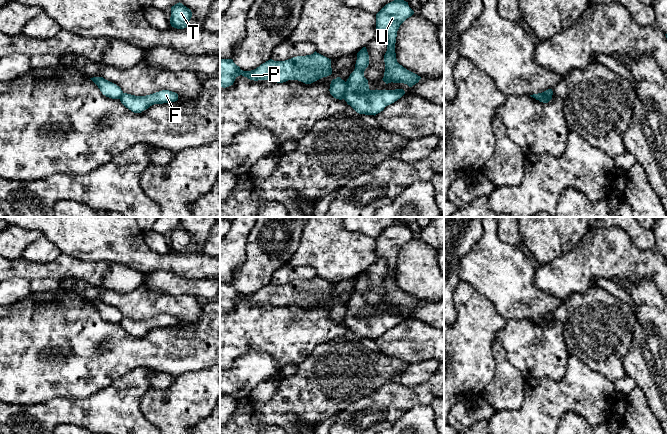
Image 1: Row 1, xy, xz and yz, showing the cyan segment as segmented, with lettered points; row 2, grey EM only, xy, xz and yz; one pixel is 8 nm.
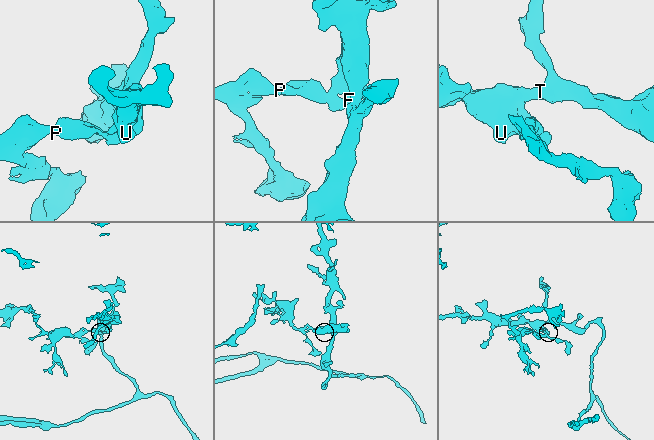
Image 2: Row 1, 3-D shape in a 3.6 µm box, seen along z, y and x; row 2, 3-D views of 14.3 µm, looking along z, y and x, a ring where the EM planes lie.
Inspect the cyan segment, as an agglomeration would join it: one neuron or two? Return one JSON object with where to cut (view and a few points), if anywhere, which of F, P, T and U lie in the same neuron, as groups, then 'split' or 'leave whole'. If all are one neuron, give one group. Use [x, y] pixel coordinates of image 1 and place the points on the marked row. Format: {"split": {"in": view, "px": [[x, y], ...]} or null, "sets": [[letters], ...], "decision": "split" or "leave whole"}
{"split": {"in": "xz", "px": [[346, 82], [343, 98]]}, "sets": [["F", "T", "U"], ["P"]], "decision": "split"}

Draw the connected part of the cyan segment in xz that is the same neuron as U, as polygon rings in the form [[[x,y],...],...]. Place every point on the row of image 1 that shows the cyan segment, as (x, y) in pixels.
[[[394,0],[386,4],[376,14],[376,31],[386,37],[387,51],[384,55],[385,72],[383,81],[388,83],[404,83],[412,87],[421,79],[417,74],[407,70],[397,62],[395,43],[400,25],[414,14],[408,2]]]

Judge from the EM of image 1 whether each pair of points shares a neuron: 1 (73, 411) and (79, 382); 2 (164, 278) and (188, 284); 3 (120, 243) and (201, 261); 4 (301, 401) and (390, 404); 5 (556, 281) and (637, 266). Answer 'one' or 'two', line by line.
1: two
2: one
3: one
4: two
5: one

